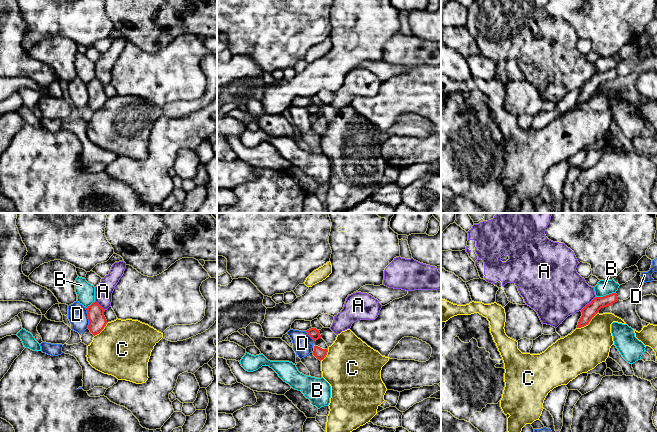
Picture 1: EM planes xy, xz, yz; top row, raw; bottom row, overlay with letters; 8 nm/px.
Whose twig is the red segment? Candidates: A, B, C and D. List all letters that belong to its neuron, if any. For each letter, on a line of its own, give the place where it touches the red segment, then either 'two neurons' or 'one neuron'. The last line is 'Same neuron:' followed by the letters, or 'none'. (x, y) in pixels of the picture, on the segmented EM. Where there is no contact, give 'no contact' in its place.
A: contact yz (589, 303); two neurons
B: contact yz (606, 295); two neurons
C: contact yz (588, 323); two neurons
D: contact xy (88, 318); two neurons
Same neuron: none

